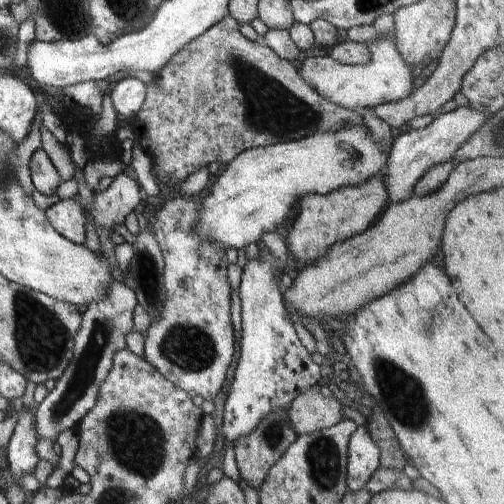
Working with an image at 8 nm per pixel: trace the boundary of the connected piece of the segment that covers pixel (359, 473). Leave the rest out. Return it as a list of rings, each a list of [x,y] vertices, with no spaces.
[[[366,426],[356,427],[347,448],[348,492],[358,492],[366,487],[376,469],[380,467],[380,449]]]

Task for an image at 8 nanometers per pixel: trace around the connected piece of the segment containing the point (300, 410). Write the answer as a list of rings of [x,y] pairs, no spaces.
[[[310,389],[297,396],[289,406],[290,426],[298,436],[336,426],[342,421],[343,408],[336,395],[326,398],[320,389]]]

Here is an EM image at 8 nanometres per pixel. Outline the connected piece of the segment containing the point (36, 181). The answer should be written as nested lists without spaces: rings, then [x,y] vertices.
[[[44,149],[34,151],[29,161],[29,167],[34,189],[46,196],[56,194],[56,190],[63,180]]]

